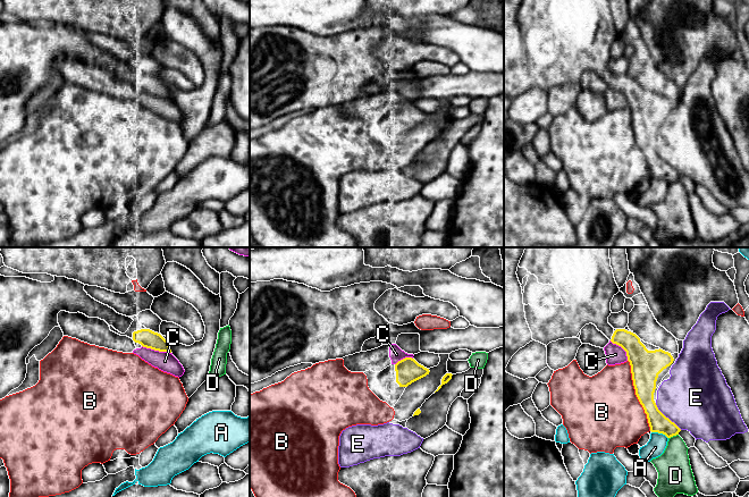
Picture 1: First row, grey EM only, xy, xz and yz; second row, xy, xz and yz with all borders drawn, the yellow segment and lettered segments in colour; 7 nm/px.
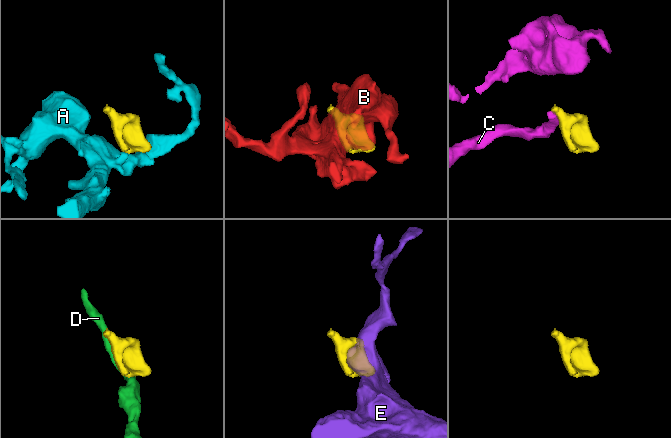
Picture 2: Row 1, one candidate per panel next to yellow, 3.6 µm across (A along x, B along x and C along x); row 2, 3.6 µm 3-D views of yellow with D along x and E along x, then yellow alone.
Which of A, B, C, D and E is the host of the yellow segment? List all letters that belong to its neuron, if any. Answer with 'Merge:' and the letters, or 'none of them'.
Merge: none of them

